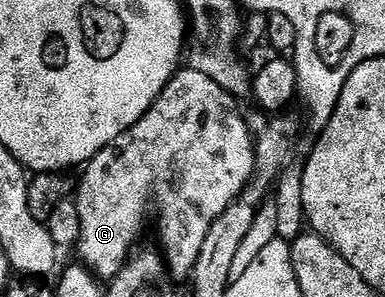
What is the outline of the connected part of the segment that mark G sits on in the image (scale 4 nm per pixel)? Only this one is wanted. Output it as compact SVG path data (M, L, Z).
M187 66L170 78L160 97L156 97L148 113L144 113L136 125L120 133L116 141L100 149L100 153L85 164L76 194L80 209L80 237L76 254L82 258L79 259L81 266L94 272L99 280L115 279L129 259L130 252L141 240L138 238L146 227L146 214L150 211L158 226L157 242L171 276L189 276L193 272L204 237L208 237L208 229L212 229L216 217L220 217L228 205L242 196L242 190L254 175L256 139L253 134L250 136L250 127L238 103L239 100L216 85L212 77L204 77L204 73Z

